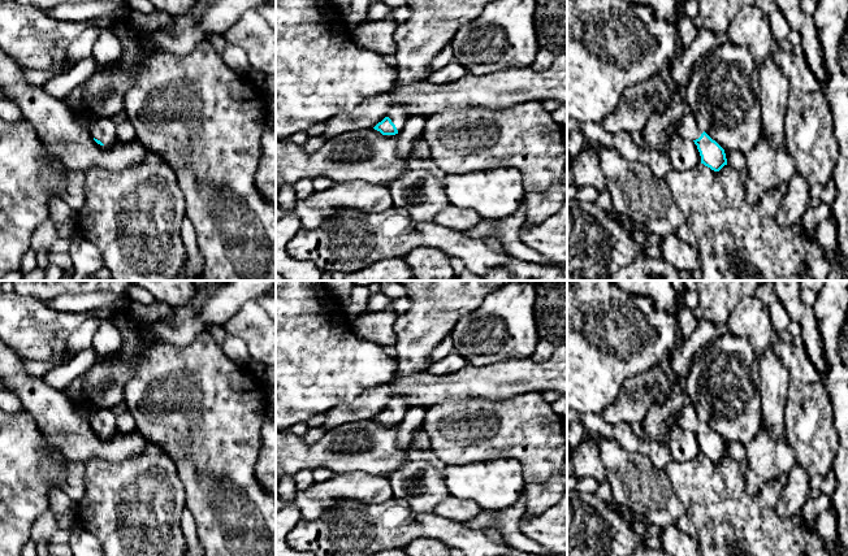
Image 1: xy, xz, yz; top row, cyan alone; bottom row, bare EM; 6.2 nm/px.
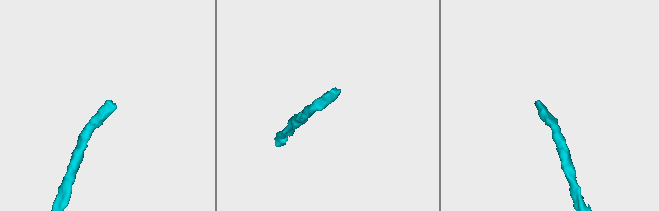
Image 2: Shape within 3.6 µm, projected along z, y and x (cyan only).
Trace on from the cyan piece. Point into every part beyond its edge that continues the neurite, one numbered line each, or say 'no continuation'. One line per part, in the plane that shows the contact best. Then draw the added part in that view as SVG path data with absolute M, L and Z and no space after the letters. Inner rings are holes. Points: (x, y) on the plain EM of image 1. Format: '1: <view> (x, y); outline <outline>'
1: xz (398, 405); outline M394 396L388 408L391 411L391 413L395 416L398 423L403 420L406 412L407 412L407 403L406 398L403 396Z

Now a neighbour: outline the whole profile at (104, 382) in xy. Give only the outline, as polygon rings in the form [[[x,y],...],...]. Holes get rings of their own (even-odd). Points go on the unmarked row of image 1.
[[[122,349],[114,355],[99,359],[85,377],[85,390],[90,404],[85,413],[87,417],[100,409],[114,408],[124,401],[124,386],[129,381],[130,370],[122,360]]]

